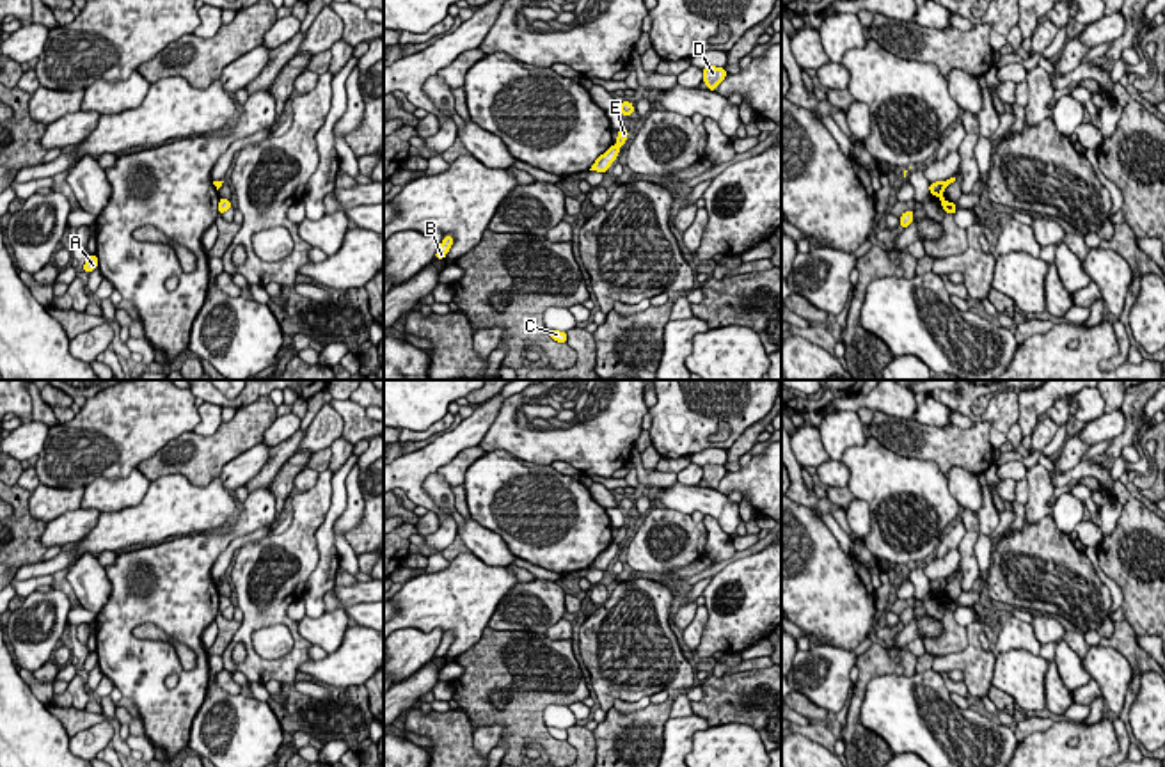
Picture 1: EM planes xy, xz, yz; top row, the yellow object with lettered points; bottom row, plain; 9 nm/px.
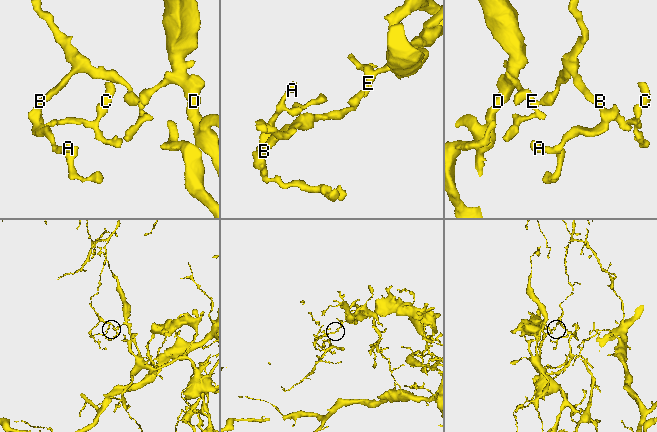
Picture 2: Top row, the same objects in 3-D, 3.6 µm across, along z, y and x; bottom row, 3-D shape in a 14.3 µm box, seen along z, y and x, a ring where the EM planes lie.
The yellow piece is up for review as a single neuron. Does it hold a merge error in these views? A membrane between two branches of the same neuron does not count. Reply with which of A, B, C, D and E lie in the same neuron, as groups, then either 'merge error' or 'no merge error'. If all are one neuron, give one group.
A B C / D E | merge error

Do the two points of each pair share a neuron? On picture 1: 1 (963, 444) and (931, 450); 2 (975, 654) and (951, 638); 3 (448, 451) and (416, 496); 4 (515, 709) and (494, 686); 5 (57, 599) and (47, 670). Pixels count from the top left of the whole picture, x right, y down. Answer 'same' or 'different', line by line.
1: same
2: different
3: same
4: same
5: different

